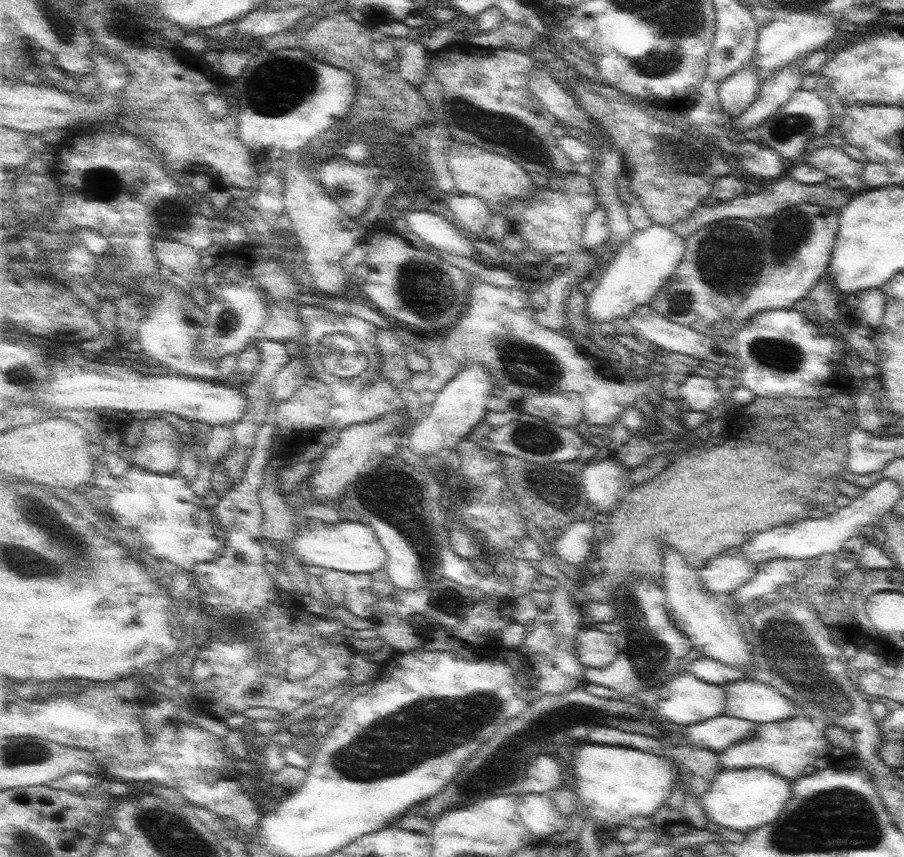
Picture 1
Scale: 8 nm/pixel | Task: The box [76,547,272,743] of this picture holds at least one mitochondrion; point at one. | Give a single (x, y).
(244, 627)

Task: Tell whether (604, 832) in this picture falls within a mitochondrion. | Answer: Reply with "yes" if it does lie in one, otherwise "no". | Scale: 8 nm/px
no

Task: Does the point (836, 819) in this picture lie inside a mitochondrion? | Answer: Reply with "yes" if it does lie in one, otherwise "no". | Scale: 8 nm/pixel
yes

